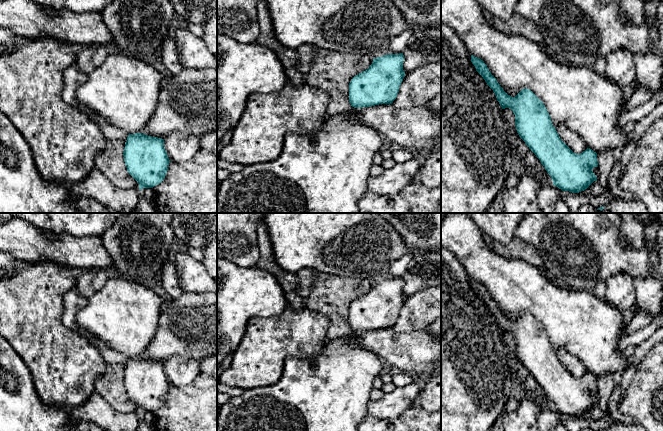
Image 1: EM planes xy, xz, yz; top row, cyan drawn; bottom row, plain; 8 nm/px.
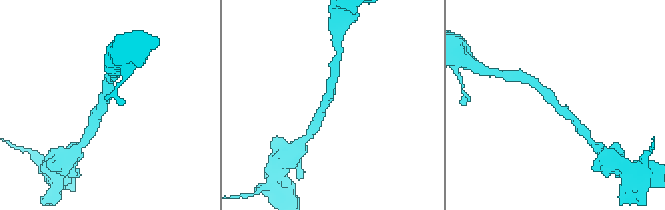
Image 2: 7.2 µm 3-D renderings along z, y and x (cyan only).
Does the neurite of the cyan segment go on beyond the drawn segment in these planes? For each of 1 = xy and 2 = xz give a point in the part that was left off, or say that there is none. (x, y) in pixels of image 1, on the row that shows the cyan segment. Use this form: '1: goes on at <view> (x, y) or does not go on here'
1: does not go on here
2: does not go on here

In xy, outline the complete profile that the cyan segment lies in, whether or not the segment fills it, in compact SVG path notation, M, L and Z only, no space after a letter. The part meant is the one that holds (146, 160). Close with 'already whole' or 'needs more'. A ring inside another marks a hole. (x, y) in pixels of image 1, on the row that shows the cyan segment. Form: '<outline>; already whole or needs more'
M140 132L128 134L123 156L127 171L138 182L139 190L160 184L170 163L164 139Z; already whole

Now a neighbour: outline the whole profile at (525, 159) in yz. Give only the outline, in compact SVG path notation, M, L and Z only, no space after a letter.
M505 108L503 109L503 116L507 124L507 136L513 150L516 168L527 173L535 174L541 181L553 185L552 178L547 173L540 160L518 135L513 111L510 108Z

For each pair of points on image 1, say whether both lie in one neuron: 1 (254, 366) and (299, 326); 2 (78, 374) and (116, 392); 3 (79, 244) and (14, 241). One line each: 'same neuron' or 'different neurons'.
1: same neuron
2: different neurons
3: same neuron

